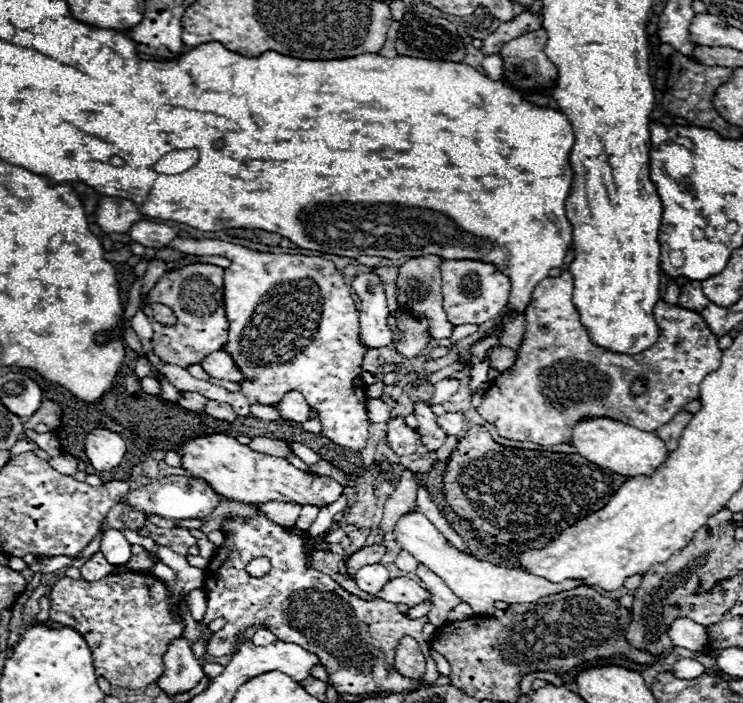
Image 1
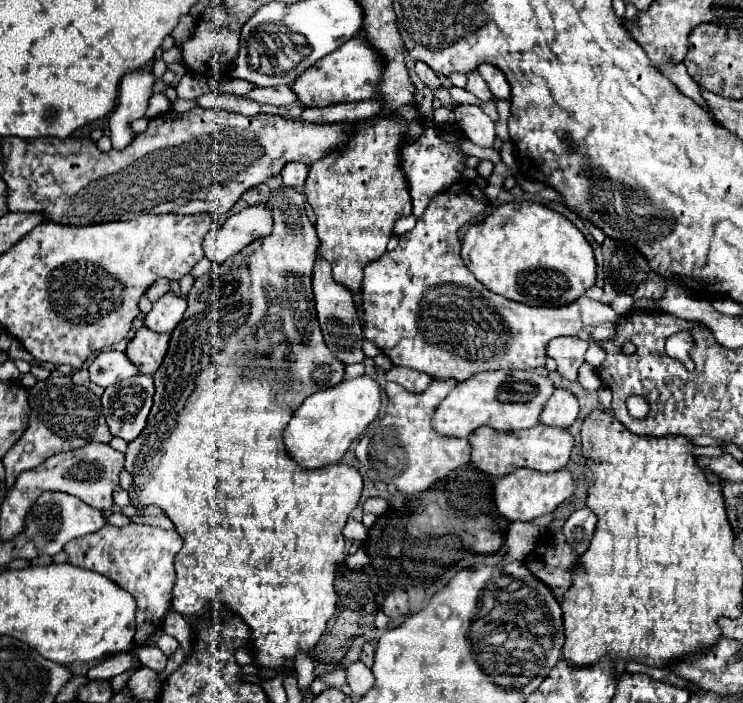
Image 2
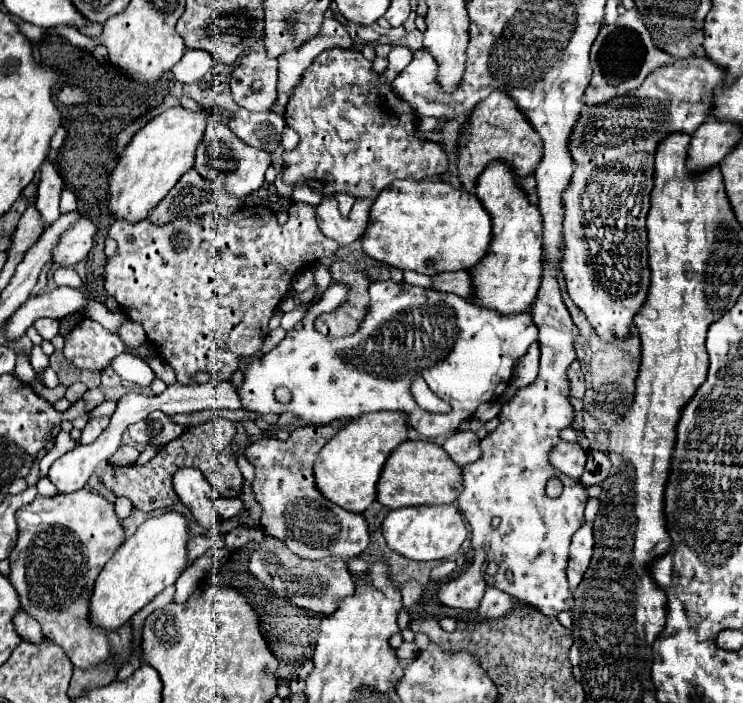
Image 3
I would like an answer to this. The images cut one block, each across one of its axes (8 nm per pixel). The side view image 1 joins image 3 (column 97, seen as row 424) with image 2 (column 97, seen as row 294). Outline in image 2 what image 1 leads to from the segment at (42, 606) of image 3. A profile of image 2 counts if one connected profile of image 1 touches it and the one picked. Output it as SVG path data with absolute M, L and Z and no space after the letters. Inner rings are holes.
M106 524L92 536L76 538L64 546L68 556L68 564L94 570L120 588L130 592L136 598L136 634L134 646L146 646L148 638L160 630L166 612L172 604L172 588L176 584L176 570L174 570L174 556L182 548L182 538L176 530L162 530L154 526L142 524L128 524L128 526L110 526Z

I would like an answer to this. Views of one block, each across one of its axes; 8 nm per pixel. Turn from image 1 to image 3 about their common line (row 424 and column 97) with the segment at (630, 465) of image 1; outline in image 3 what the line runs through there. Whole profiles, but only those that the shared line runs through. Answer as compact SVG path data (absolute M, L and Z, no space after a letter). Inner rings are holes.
M166 512L148 518L132 538L124 540L124 544L98 574L88 608L92 626L102 630L118 630L166 586L172 586L184 570L188 540L188 522L184 514Z

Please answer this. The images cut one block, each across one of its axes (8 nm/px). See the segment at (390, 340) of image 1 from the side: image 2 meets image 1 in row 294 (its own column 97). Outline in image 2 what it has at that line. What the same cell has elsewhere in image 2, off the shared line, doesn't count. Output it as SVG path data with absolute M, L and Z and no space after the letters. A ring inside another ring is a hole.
M104 350L96 356L96 360L88 366L90 380L102 388L108 388L120 380L126 380L130 376L140 374L140 370L132 364L128 364L124 352L116 350Z

